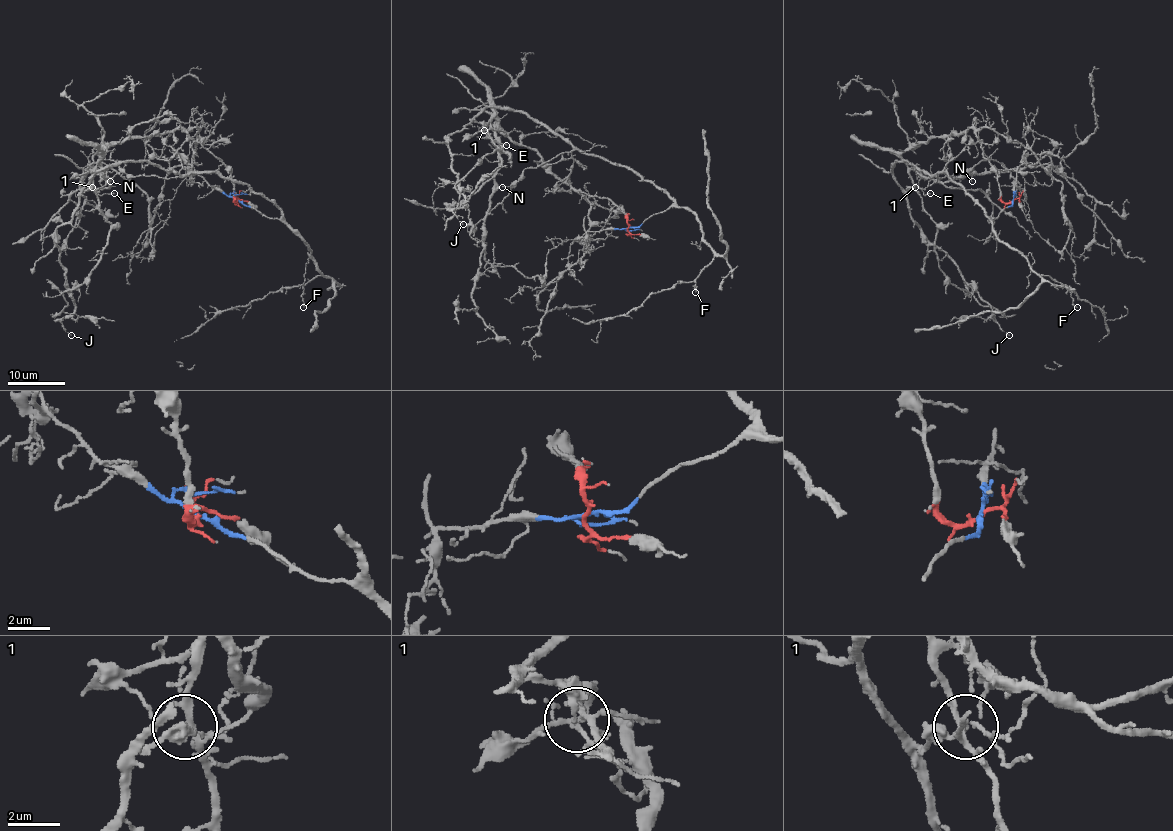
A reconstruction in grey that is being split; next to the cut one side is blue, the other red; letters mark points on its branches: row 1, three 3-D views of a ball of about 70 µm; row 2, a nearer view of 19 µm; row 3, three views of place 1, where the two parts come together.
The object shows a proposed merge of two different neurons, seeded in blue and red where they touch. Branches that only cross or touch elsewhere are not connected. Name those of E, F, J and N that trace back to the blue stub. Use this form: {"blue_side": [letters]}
{"blue_side": ["E", "F", "J", "N"]}

